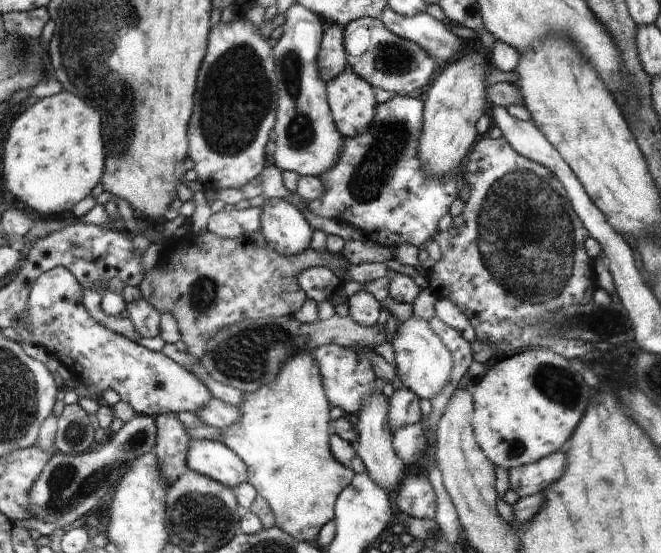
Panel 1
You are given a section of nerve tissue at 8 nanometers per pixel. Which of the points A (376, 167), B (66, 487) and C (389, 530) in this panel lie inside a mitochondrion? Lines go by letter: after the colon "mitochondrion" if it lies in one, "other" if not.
A: mitochondrion
B: mitochondrion
C: other

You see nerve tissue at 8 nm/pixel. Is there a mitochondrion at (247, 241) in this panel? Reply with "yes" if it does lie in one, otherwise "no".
no

